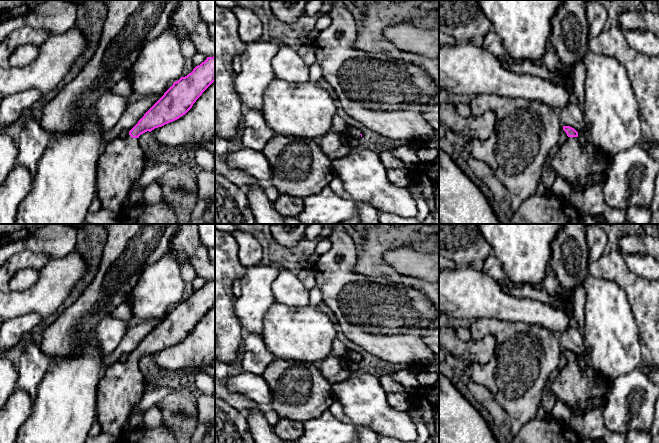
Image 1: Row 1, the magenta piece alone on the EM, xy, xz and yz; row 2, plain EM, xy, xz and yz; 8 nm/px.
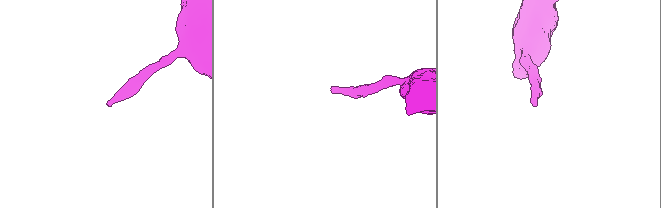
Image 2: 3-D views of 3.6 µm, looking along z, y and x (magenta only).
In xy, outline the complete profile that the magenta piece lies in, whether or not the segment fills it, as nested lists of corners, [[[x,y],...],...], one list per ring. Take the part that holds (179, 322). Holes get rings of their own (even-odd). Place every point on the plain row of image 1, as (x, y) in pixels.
[[[215,280],[207,281],[191,297],[181,301],[144,338],[124,362],[105,367],[97,385],[96,420],[102,432],[122,437],[129,429],[129,417],[146,391],[139,360],[185,339],[215,305]]]

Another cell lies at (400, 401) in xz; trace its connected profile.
[[[406,392],[387,394],[387,400],[390,407],[397,411],[408,411],[411,405],[410,396]]]

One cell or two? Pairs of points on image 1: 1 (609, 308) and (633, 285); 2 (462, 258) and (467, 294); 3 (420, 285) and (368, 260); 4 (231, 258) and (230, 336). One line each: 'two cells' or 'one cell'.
1: two cells
2: two cells
3: one cell
4: one cell

